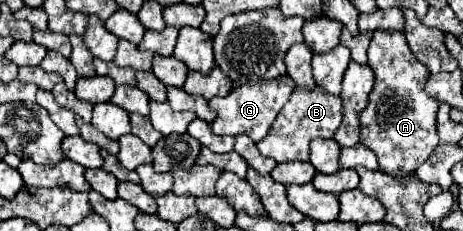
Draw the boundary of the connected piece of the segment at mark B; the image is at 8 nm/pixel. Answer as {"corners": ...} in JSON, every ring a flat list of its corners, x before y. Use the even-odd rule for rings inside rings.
{"corners":[[296,88,290,94,286,106,278,112,274,124,270,126,268,134,256,144,262,156,274,158,278,164,282,162,306,162,308,160,308,144,314,138,332,138,342,122,342,100,340,96,332,96,324,92,324,88]]}

